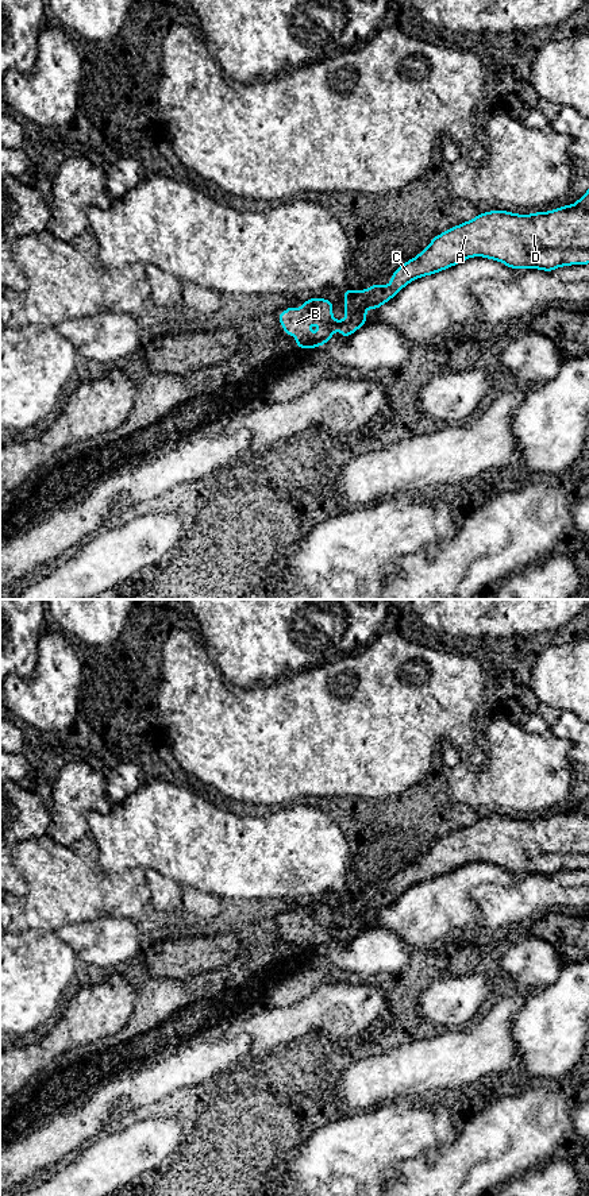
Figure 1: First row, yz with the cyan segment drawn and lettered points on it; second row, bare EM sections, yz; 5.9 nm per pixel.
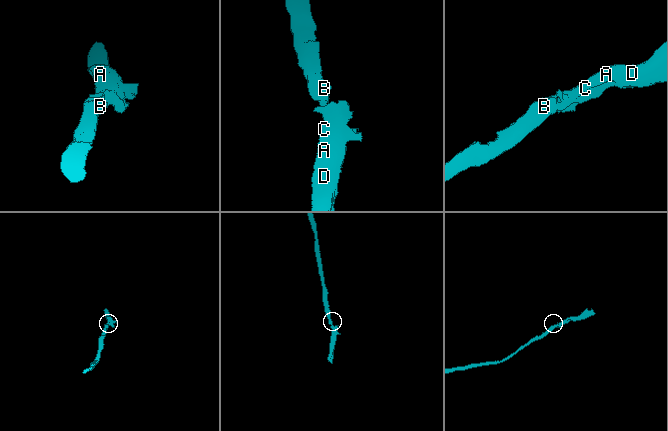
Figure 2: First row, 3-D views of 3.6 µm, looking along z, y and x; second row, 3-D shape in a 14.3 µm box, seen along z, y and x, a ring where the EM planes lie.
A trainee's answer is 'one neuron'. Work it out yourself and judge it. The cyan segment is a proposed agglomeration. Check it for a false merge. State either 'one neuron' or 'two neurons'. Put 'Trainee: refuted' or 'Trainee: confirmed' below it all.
one neuron
Trainee: confirmed

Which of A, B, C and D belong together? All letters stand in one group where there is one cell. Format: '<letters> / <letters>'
A B C D

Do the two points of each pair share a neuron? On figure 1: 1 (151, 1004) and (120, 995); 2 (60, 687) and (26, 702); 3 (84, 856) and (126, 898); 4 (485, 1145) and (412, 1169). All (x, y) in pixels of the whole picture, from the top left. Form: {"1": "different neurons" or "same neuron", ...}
{"1": "different neurons", "2": "same neuron", "3": "same neuron", "4": "same neuron"}

